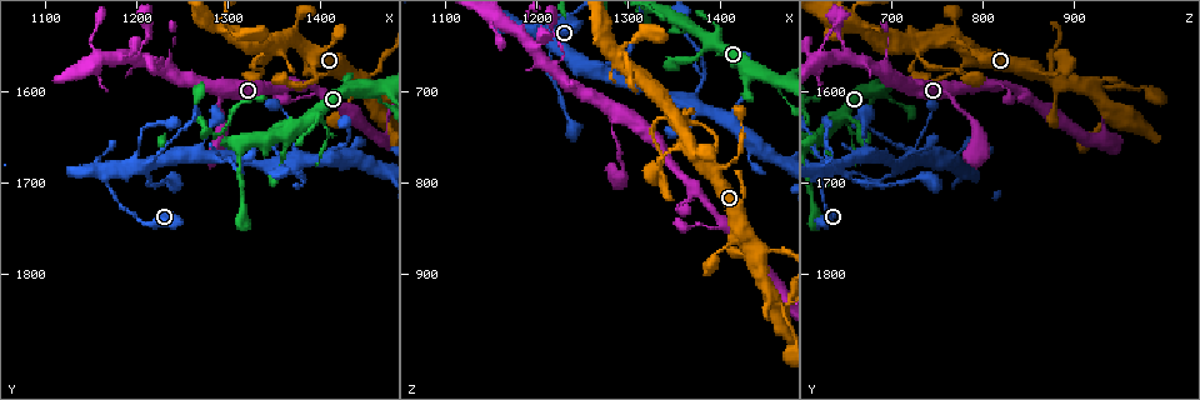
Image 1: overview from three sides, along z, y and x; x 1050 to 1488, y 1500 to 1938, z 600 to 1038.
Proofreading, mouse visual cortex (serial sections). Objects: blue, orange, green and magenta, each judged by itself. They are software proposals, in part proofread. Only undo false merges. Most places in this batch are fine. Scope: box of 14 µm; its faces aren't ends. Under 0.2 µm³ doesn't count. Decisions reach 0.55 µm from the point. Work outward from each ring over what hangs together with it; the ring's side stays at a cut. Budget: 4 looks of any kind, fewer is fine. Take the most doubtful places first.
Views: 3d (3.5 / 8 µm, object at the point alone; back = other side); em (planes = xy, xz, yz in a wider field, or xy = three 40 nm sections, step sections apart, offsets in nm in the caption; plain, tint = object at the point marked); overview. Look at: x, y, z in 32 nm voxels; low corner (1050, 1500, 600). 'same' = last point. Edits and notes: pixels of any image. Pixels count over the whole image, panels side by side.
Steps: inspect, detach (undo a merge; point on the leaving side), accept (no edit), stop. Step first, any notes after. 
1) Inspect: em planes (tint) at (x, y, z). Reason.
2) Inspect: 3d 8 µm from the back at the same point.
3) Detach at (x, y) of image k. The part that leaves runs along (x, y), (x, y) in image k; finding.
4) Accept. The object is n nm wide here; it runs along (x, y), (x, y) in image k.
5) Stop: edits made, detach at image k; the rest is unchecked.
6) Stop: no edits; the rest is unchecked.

Inspect: 3d 3.5 µm at (1280, 1675, 685). Thick turns thin.

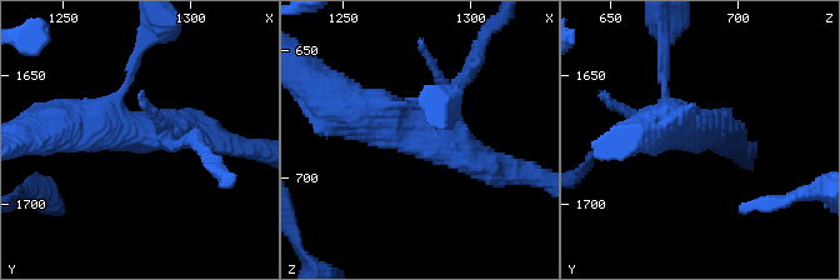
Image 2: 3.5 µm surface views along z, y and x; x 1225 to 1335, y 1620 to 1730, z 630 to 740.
Inspect: em planes (tint) at (1282, 1672, 683).

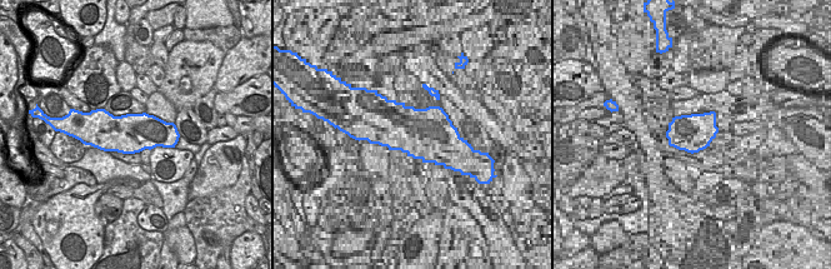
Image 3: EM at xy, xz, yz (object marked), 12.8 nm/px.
Accept. It runs along (348, 106), (496, 166) in image 2; all the same cell.

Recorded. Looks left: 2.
Inspect: 3d 3.5 µm at (1290, 1590, 730). Abrupt turn.

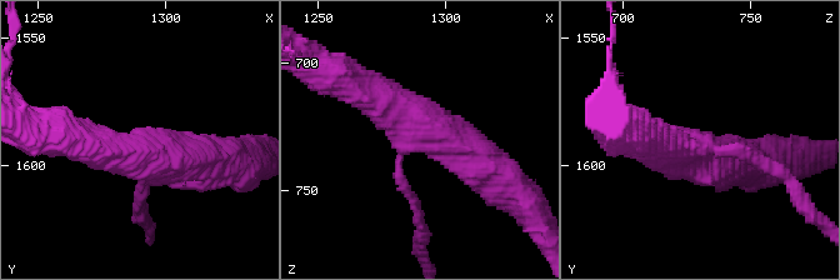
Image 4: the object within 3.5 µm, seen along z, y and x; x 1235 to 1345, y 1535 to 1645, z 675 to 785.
Inspect: em xy step 2 (tint) at (1287, 1592, 730). 3 arms meet here; the arms are 150, 450, 600 nm wide.

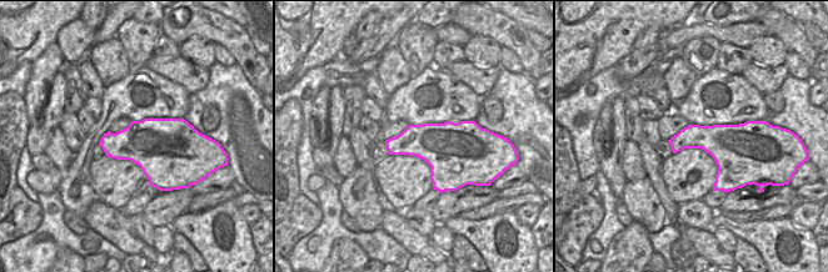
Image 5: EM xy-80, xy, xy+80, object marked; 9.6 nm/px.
Accept. It runs along (498, 180), (425, 121), (356, 86) in image 4; one cell here.

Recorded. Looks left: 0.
Stop: no edits; the rest is unchecked.

